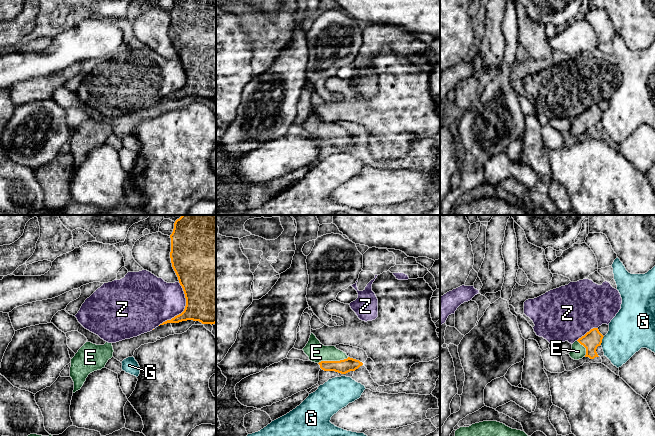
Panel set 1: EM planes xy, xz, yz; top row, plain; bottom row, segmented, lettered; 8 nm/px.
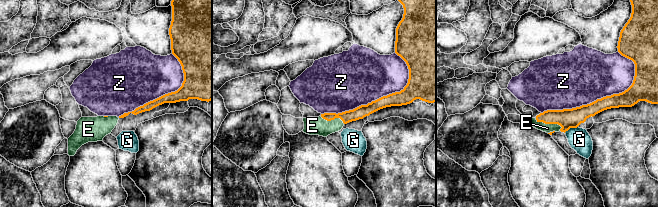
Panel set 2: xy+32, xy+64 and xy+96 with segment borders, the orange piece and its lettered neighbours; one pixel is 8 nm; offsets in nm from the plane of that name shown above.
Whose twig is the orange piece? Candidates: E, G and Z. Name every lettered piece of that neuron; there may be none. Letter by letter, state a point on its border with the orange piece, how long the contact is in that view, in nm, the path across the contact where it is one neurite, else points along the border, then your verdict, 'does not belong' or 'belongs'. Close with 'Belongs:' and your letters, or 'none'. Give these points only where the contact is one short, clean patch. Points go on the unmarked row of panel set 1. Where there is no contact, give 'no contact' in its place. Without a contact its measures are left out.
E: xz (333, 137) | 260 nm | across xz (344, 142), (338, 137), (333, 137), (316, 128) | belongs
G: yz (601, 116) | 80 nm | along yz (604, 112), (600, 120) | does not belong
Z: xy (184, 85) | 400 nm | does not belong
Belongs: E

